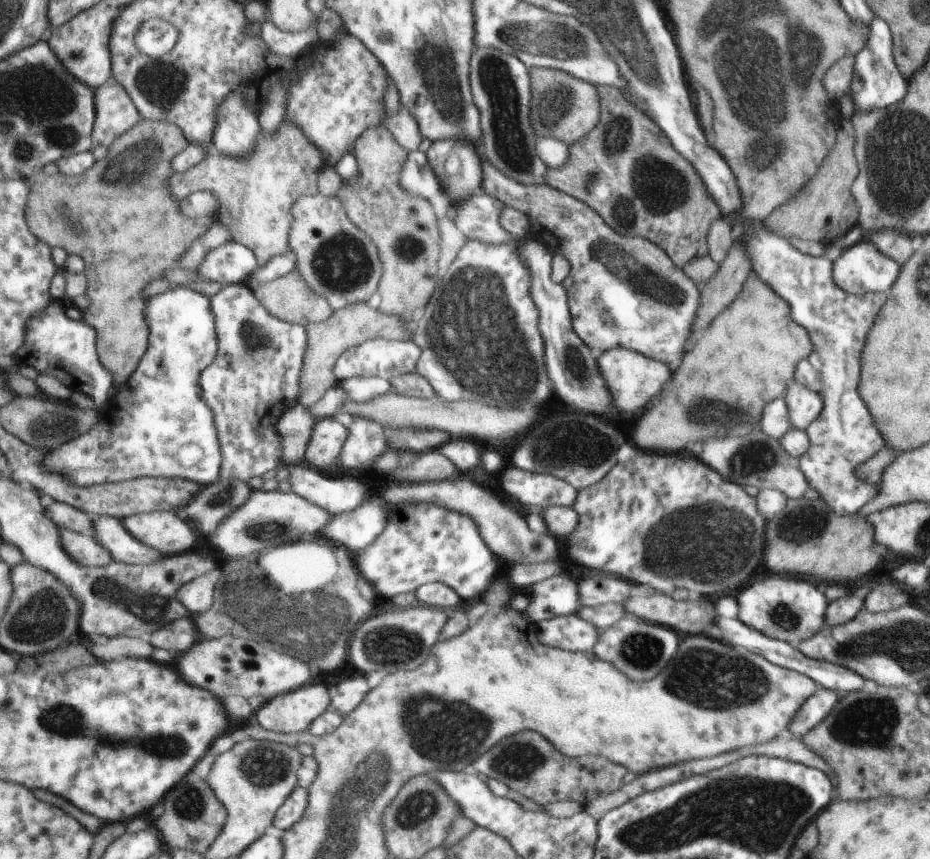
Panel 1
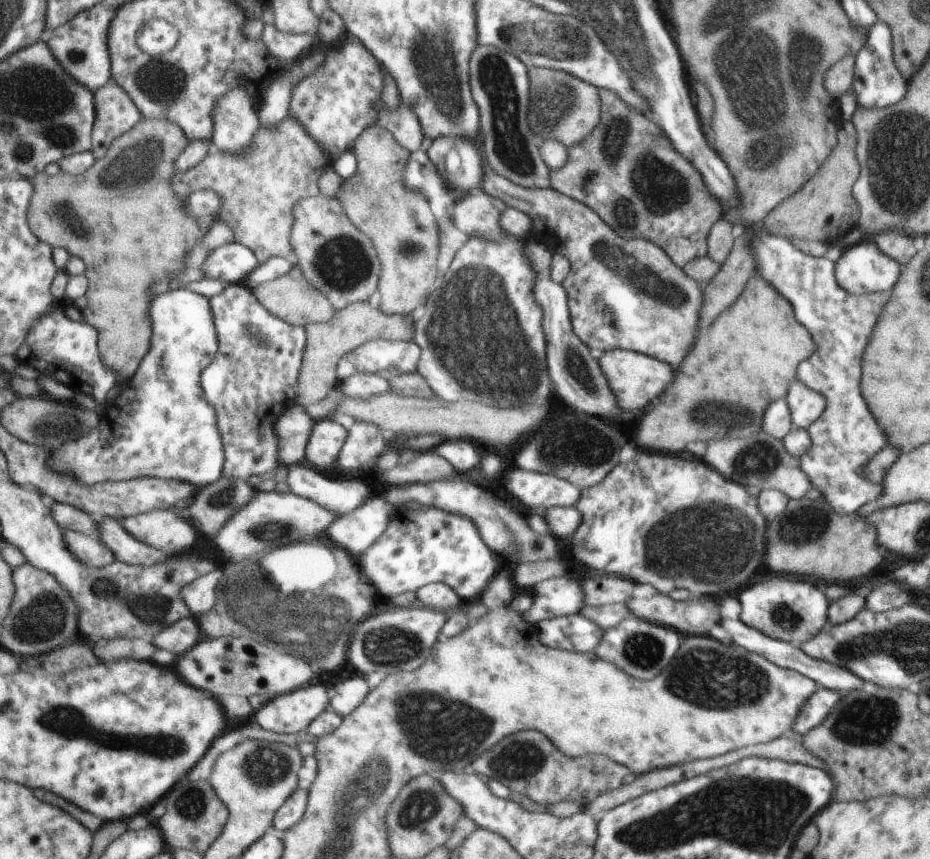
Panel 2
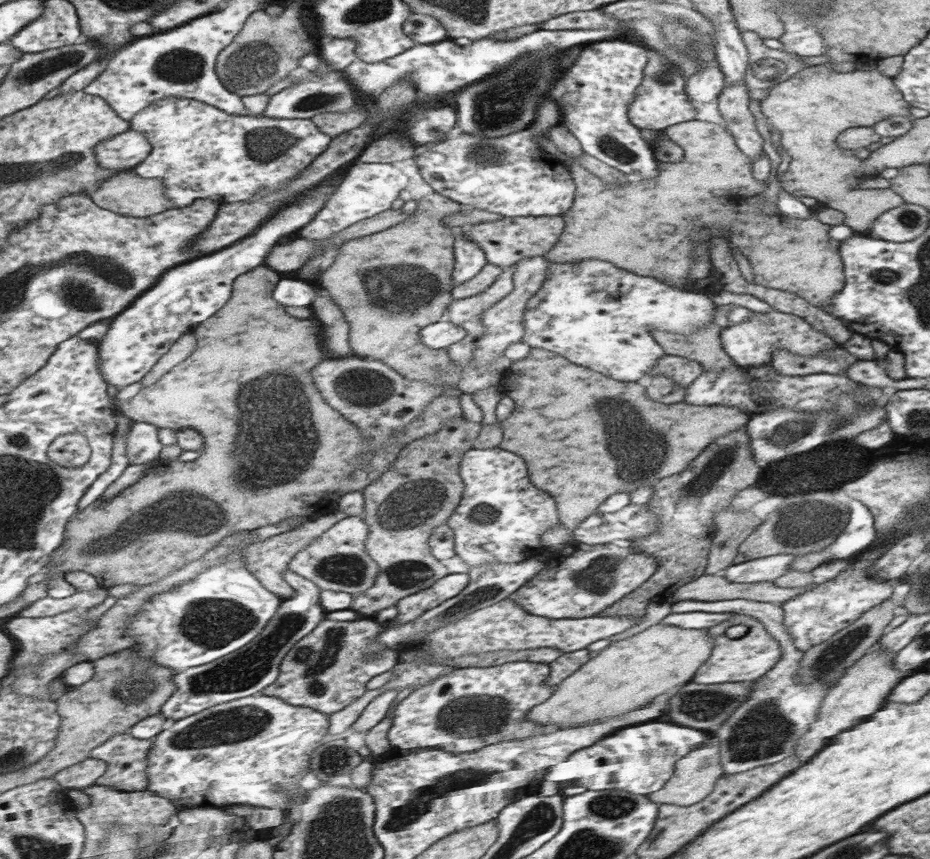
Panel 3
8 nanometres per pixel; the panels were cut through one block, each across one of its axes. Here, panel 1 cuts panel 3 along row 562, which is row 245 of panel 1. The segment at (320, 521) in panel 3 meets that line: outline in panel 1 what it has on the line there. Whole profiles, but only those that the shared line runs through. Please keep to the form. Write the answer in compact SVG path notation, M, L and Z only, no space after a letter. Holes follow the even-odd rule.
M284 120L277 134L260 133L258 147L249 159L238 161L214 151L191 170L171 173L168 188L177 201L195 192L211 192L218 202L214 222L226 225L232 230L233 240L253 249L261 268L275 255L292 253L292 206L303 195L319 194L318 180L326 168L320 149L308 138L304 129Z

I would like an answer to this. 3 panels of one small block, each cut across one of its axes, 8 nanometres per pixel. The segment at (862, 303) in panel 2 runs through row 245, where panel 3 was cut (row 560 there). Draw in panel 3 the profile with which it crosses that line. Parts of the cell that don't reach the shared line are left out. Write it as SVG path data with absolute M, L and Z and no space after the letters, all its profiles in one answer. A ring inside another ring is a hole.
M777 554L756 558L744 563L729 565L723 577L731 583L772 582L784 574L792 566L794 560L796 557L793 554Z

